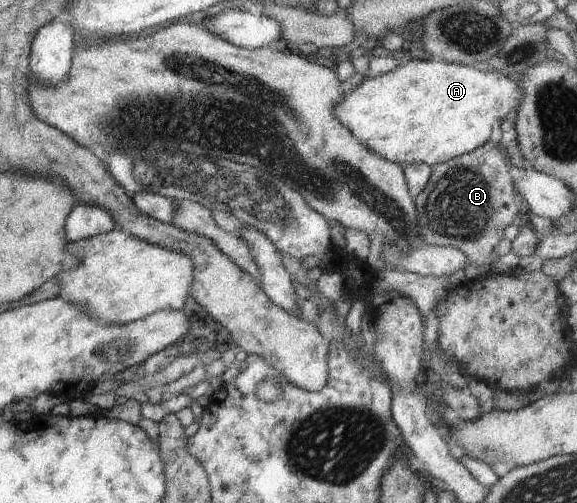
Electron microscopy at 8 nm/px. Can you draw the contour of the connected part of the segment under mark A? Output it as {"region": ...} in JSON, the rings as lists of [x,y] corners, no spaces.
{"region":[[[413,59],[401,62],[393,71],[363,78],[334,105],[332,112],[337,121],[349,129],[361,145],[377,156],[402,167],[421,163],[433,167],[472,152],[486,141],[490,141],[493,124],[498,121],[501,123],[513,107],[518,107],[522,98],[520,91],[517,83],[506,75],[486,72],[479,66]]]}

